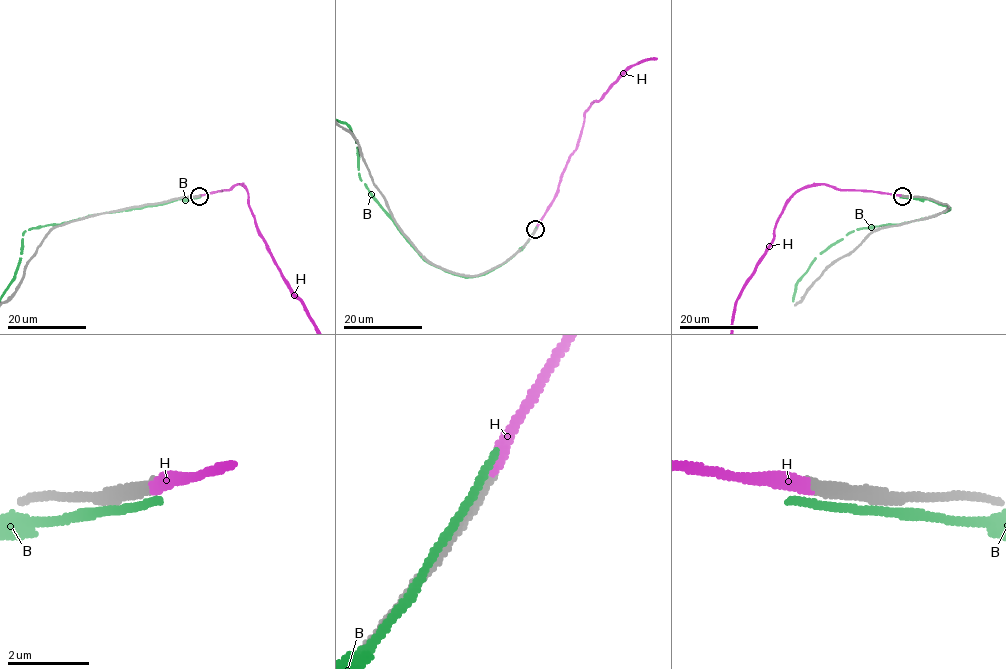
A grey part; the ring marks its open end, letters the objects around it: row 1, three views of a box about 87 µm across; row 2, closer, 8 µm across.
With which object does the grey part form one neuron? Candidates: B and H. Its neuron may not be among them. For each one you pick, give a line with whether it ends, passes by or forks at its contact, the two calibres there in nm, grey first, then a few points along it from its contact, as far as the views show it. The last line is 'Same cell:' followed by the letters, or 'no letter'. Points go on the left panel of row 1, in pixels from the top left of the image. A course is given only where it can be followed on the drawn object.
H: It ends there. Thickness 400 nm (grey) against 360 nm
Same cell: H

